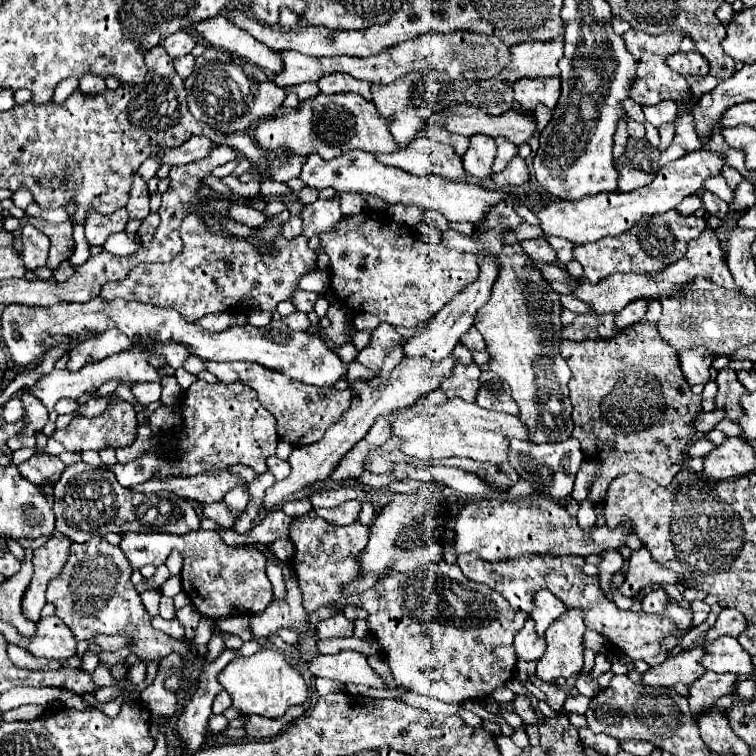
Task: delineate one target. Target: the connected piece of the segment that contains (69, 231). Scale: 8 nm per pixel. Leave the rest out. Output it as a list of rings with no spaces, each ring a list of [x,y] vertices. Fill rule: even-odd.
[[[29,218],[29,224],[33,224],[35,228],[39,228],[41,232],[45,232],[51,240],[51,250],[49,250],[49,260],[47,266],[51,270],[57,270],[61,262],[69,260],[73,250],[75,250],[75,240],[73,240],[73,226],[71,222],[63,222],[63,224],[47,224],[43,220],[37,218]]]

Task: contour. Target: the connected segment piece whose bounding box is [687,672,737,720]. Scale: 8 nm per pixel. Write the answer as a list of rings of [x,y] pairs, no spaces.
[[[705,672],[701,680],[695,680],[689,688],[689,710],[693,720],[699,720],[701,714],[707,712],[715,704],[717,698],[731,694],[731,688],[735,684],[737,676],[733,674],[715,674],[715,672]]]

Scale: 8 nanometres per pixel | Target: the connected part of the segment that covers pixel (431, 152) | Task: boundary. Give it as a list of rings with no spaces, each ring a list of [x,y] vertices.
[[[427,136],[415,138],[403,150],[397,150],[391,154],[375,154],[375,156],[383,164],[401,168],[417,176],[435,174],[453,182],[465,182],[469,176],[463,168],[461,156],[455,152],[453,146],[437,142]]]

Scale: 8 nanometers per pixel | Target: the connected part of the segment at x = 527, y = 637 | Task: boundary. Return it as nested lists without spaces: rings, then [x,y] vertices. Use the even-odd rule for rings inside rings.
[[[531,616],[527,618],[523,630],[515,636],[515,650],[521,660],[539,660],[545,652],[545,638],[537,636]]]

